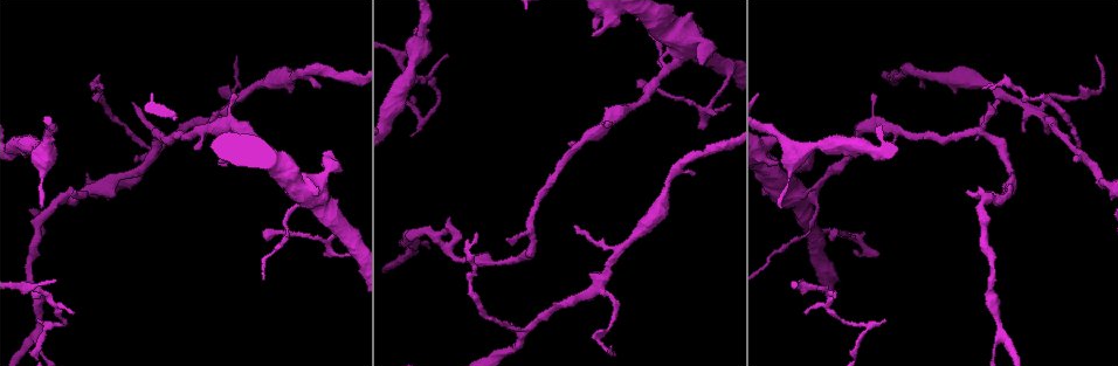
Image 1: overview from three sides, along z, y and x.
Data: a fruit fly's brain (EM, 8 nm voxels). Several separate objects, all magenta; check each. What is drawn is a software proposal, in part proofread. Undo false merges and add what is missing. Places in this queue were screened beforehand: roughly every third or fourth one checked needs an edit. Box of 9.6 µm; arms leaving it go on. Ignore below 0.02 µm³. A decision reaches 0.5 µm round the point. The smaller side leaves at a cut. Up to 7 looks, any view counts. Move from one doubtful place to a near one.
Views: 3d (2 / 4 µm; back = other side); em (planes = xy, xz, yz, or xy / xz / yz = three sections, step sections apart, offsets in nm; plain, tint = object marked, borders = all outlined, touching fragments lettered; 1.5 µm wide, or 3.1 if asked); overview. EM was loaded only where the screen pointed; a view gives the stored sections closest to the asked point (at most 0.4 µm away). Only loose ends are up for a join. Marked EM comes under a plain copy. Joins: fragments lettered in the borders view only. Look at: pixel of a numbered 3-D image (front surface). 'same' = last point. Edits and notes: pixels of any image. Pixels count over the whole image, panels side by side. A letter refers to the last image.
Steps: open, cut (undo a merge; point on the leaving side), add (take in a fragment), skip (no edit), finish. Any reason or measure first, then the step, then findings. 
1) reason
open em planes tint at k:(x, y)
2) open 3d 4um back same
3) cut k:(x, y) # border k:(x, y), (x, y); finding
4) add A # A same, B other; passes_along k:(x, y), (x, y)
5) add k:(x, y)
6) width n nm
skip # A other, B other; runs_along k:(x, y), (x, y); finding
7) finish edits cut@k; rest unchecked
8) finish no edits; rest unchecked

free end
open em planes borders at 1:(476, 234)

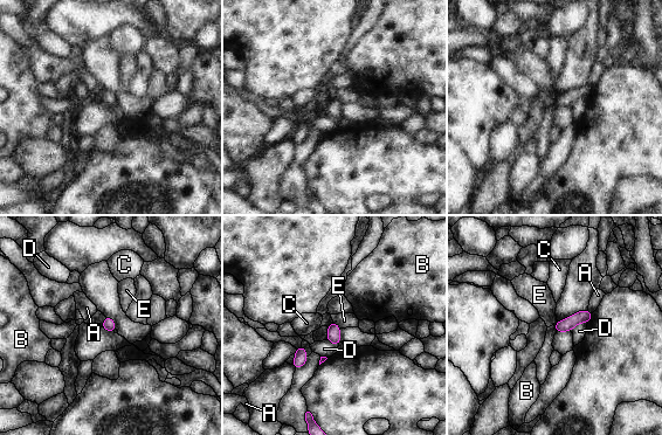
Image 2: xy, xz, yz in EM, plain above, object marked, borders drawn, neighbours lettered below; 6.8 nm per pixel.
skip # A other, B other, C other, D other, E other; runs_along 2:(590, 315), (580, 316), (557, 329); no lettered fragment goes on from it

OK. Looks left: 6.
an open end
open em yz step 8 borders at 1:(238, 97)

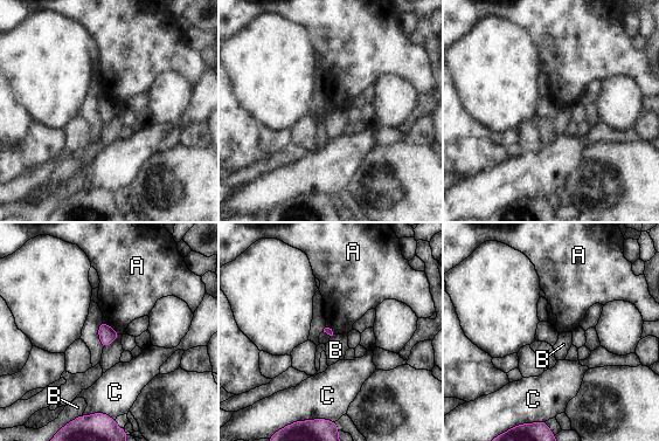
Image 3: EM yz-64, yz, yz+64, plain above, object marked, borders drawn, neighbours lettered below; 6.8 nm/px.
longest_contact A 160 nm
skip # A other, B other, C other; border 3:(119, 333), (116, 339), (103, 349); no lettered fragment goes on from it

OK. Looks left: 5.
an open end
open em yz step 4 tint at 1:(799, 281)

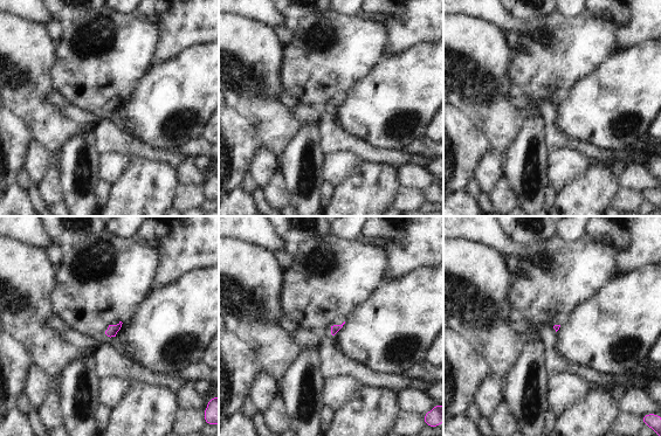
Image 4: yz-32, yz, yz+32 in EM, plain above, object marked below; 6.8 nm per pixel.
open em planes borders same

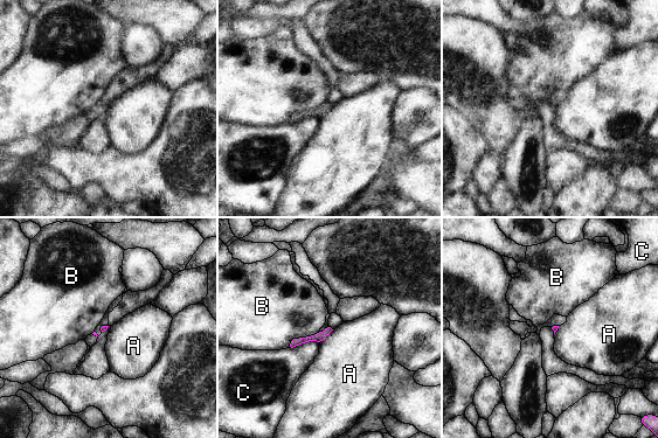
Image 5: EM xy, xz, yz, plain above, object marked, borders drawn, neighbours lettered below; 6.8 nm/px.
skip # A other, B other, C other; border 5:(333, 329), (319, 343); none of them fits

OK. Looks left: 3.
finish no edits; rest unchecked

